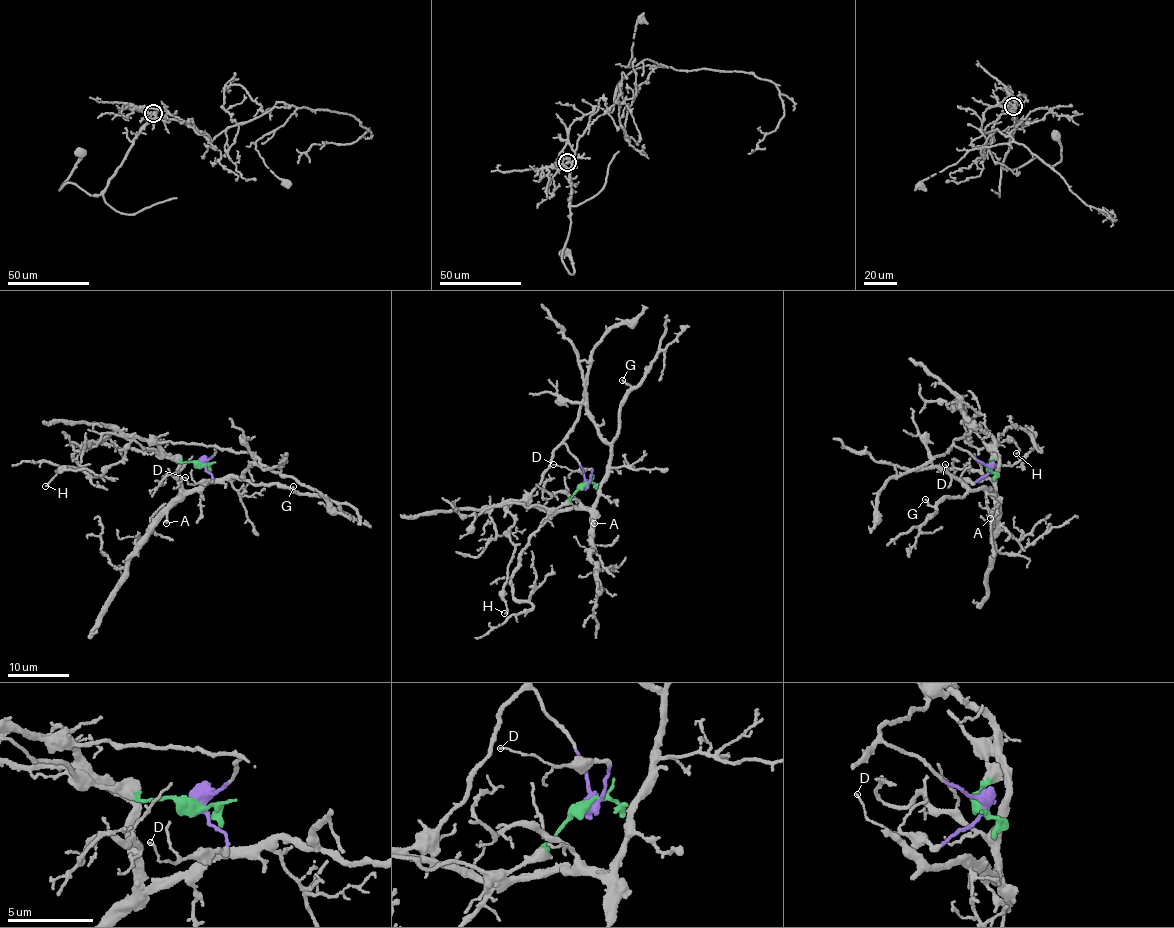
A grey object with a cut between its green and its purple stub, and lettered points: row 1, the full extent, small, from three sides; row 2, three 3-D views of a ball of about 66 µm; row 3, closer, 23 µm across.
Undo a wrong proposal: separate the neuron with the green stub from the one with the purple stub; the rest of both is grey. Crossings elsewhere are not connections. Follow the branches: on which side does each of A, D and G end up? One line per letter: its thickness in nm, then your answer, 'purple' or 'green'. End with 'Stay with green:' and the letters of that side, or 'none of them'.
A: 240 nm thick; green
D: 110 nm thick; purple
G: 110 nm thick; green
Stay with green: A, G

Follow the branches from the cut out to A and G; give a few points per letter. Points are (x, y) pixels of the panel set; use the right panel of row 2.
A: (989, 468), (991, 461), (998, 463), (998, 506), (990, 518)
G: (989, 468), (991, 461), (998, 463), (991, 494), (989, 489), (967, 491), (933, 506), (925, 498)

